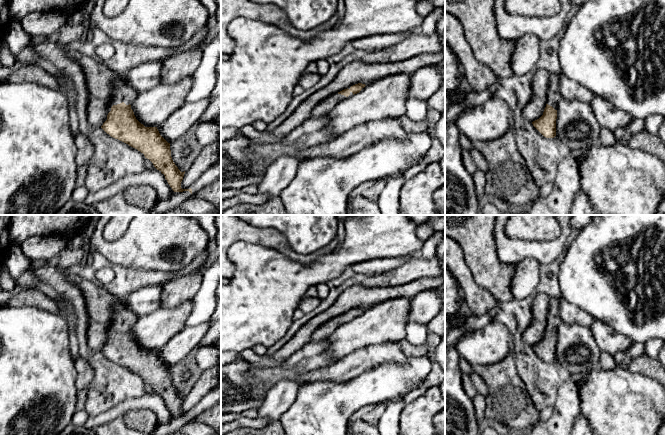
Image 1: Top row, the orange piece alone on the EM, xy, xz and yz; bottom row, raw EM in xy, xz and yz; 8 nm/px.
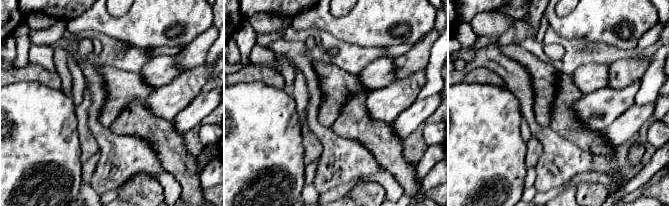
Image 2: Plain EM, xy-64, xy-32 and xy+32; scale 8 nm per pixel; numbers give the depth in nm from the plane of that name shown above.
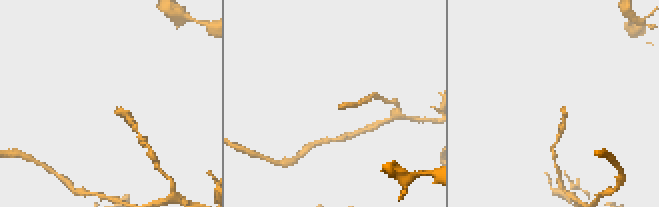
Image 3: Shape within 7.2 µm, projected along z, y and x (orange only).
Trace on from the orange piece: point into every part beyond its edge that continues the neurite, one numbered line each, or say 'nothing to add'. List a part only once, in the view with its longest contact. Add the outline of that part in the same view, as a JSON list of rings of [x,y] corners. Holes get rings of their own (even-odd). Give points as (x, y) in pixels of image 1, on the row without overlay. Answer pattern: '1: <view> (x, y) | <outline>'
1: xy (122, 317) | [[[120,303],[115,304],[115,311],[112,317],[111,325],[108,329],[108,337],[113,329],[124,326],[126,329],[131,328],[138,320],[138,317],[124,308]]]

